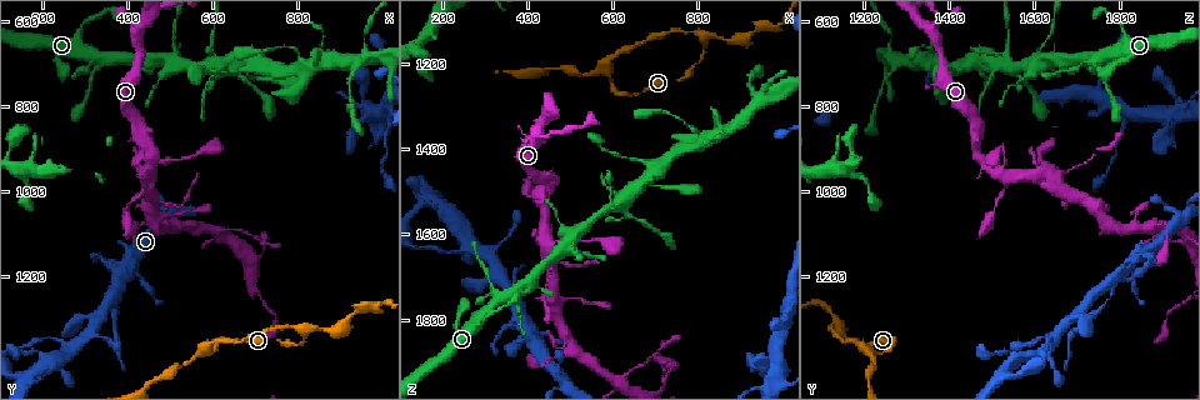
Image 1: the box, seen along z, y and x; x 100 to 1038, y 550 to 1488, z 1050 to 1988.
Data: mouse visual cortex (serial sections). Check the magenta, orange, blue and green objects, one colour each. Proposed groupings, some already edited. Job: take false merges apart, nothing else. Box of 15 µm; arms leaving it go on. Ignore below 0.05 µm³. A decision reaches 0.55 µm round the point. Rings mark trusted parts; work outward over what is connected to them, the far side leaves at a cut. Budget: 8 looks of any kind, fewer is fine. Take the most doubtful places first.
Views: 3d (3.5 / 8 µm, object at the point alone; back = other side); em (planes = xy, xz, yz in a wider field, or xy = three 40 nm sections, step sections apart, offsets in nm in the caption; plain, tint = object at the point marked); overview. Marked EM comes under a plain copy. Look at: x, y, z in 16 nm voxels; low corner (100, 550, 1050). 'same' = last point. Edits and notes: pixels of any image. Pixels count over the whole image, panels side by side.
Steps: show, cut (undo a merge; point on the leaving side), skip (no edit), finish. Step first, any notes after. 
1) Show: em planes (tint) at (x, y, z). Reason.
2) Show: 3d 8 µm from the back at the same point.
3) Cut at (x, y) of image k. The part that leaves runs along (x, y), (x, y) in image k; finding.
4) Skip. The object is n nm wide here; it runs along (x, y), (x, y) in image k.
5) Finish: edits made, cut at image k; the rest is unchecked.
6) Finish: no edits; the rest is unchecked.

Show: 3d 3.5 µm at (455, 935, 1630). Abrupt turn.

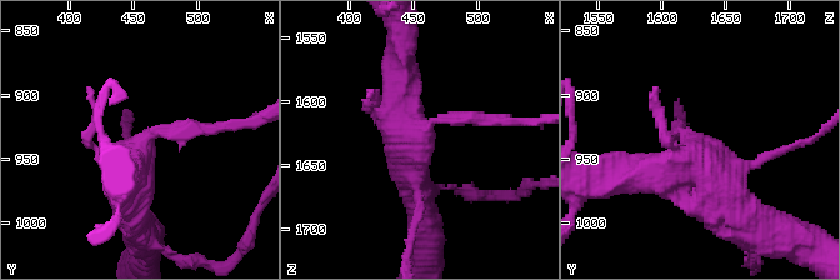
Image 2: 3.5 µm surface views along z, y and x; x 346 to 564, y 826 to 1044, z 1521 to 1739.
Show: em xy step 5 (tint) at (458, 940, 1624).

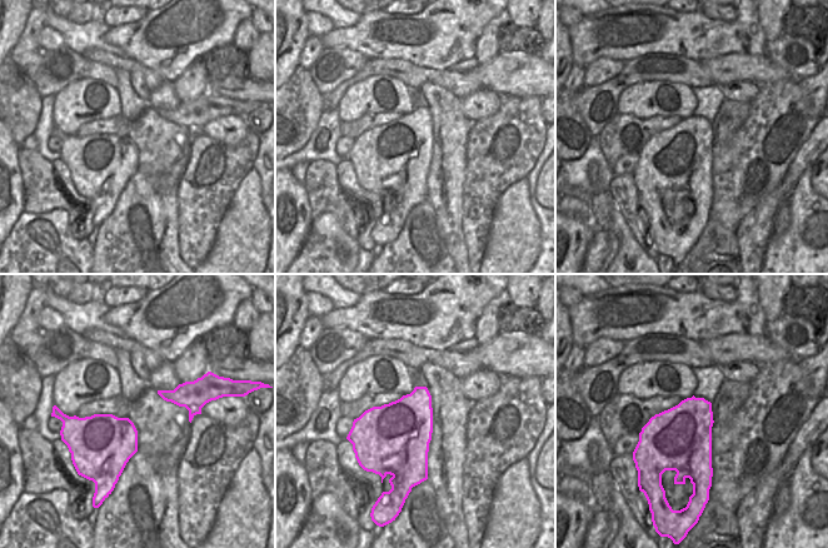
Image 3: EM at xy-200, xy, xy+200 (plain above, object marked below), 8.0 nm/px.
Skip. It runs along (621, 179), (708, 163), (746, 221) in image 2; continuous, no second cell.

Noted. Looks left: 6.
Show: 3d 3.5 µm at (590, 1375, 1220). Thin neck.

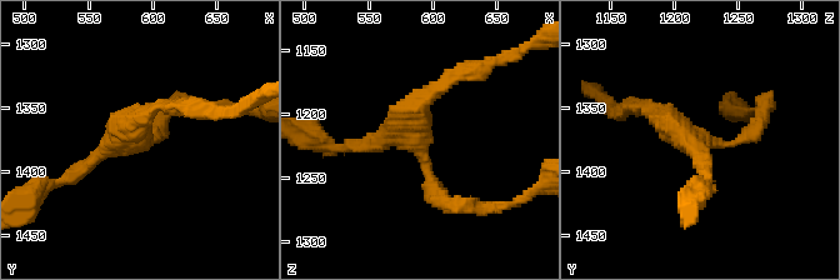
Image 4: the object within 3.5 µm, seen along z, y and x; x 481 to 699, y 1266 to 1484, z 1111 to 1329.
Show: em xy step 2 (tint) at (588, 1378, 1220). 3 arms meet here; the arms are 150, 200, 200 nm wide; shape alone is not enough.

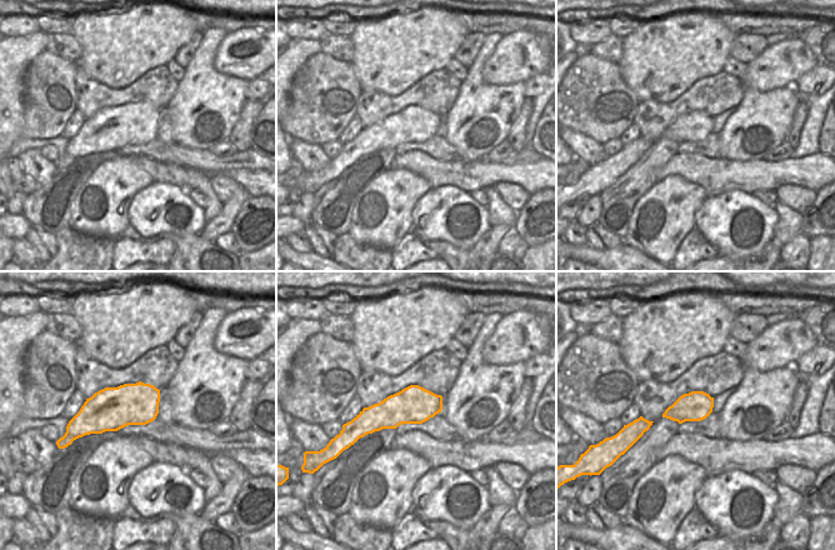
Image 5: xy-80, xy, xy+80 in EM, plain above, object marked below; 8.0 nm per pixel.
Skip. It runs along (761, 115), (746, 138), (701, 141), (640, 106) in image 4; all the same cell.

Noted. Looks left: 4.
Show: 3d 3.5 µm at (420, 620, 1355). A narrow waist.

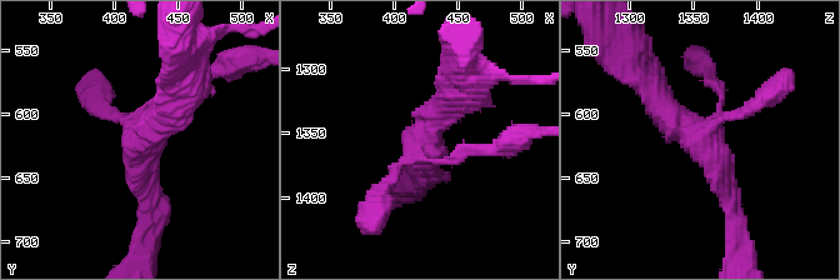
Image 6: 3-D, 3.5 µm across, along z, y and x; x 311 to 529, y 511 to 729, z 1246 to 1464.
Show: em xy step 1 (tint) at (422, 620, 1356). 4 arms meet here; the arms are 150, 150, 250, 400 nm wide.

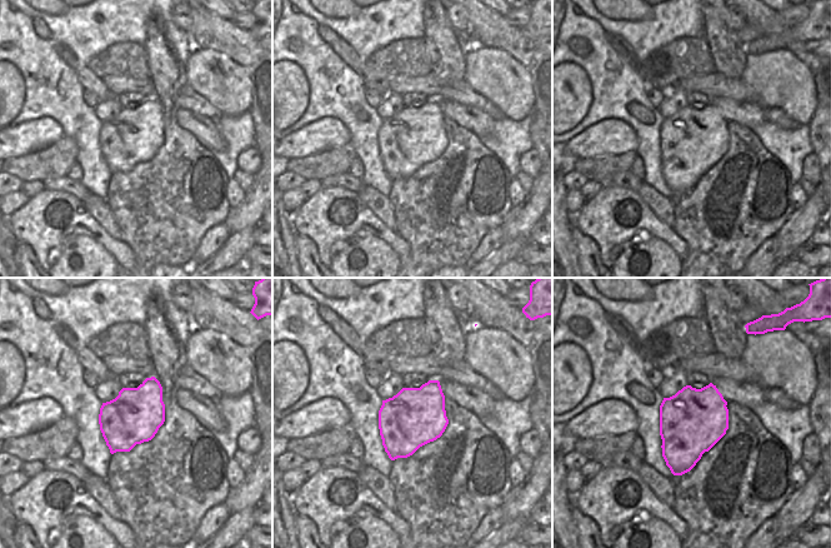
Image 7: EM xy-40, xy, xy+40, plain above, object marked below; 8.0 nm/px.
Skip. All the same cell.

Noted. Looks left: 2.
Show: 3d 8 µm at (815, 1320, 1130). Thin neck.

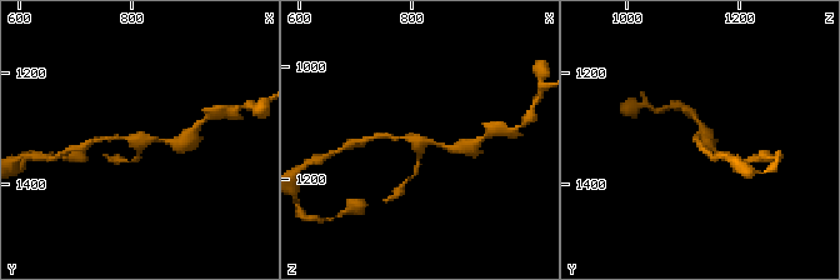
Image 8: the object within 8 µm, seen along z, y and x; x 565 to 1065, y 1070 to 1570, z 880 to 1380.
Show: 3d 3.5 µm at (810, 1320, 1135). Zoom in.

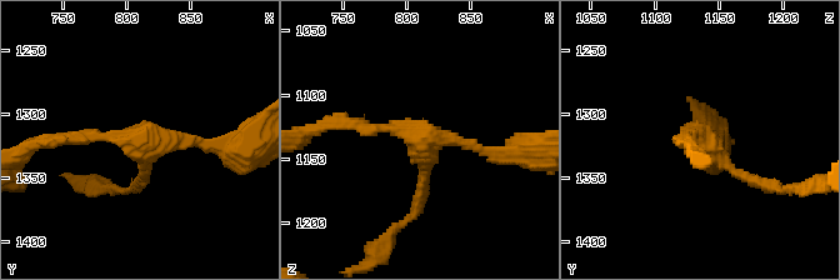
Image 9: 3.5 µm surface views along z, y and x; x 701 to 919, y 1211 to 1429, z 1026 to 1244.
Skip. It runs along (343, 121), (504, 154) in image 9; continuous, no second cell.

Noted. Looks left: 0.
Finish: no edits; the rest is unchecked.

